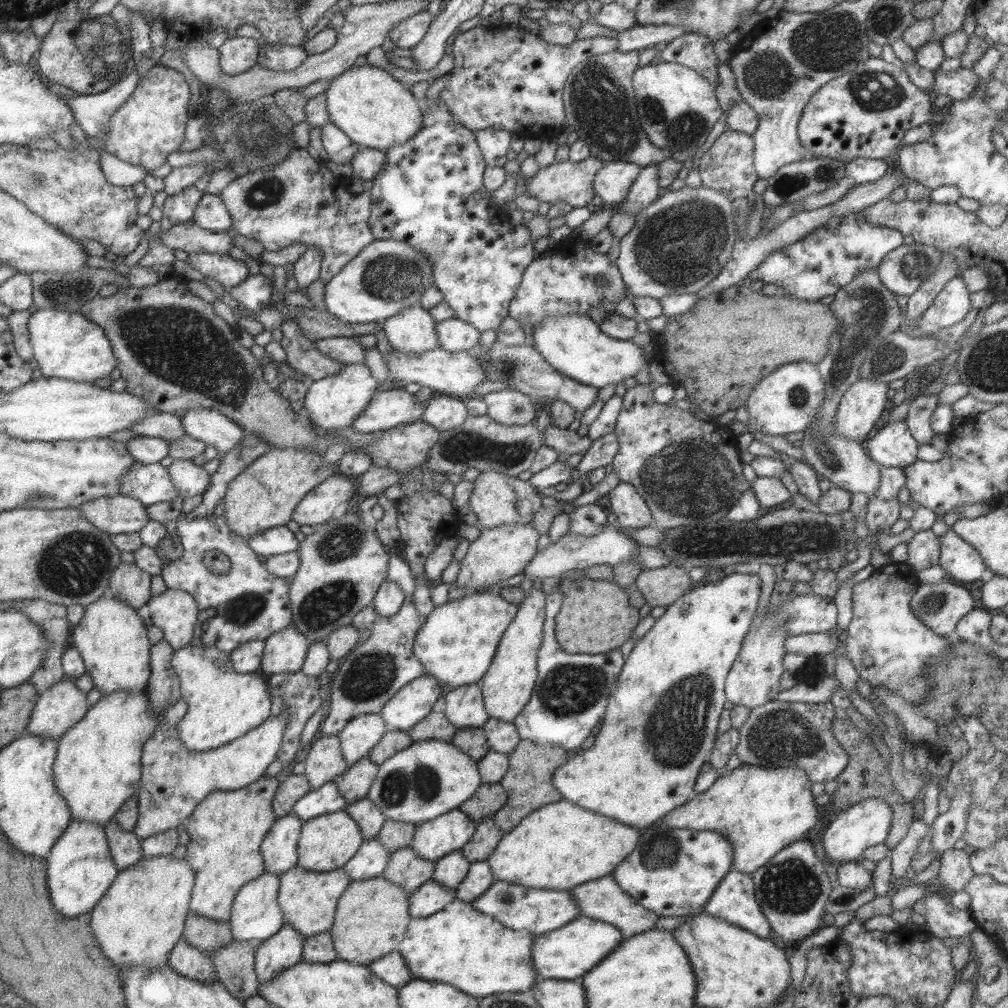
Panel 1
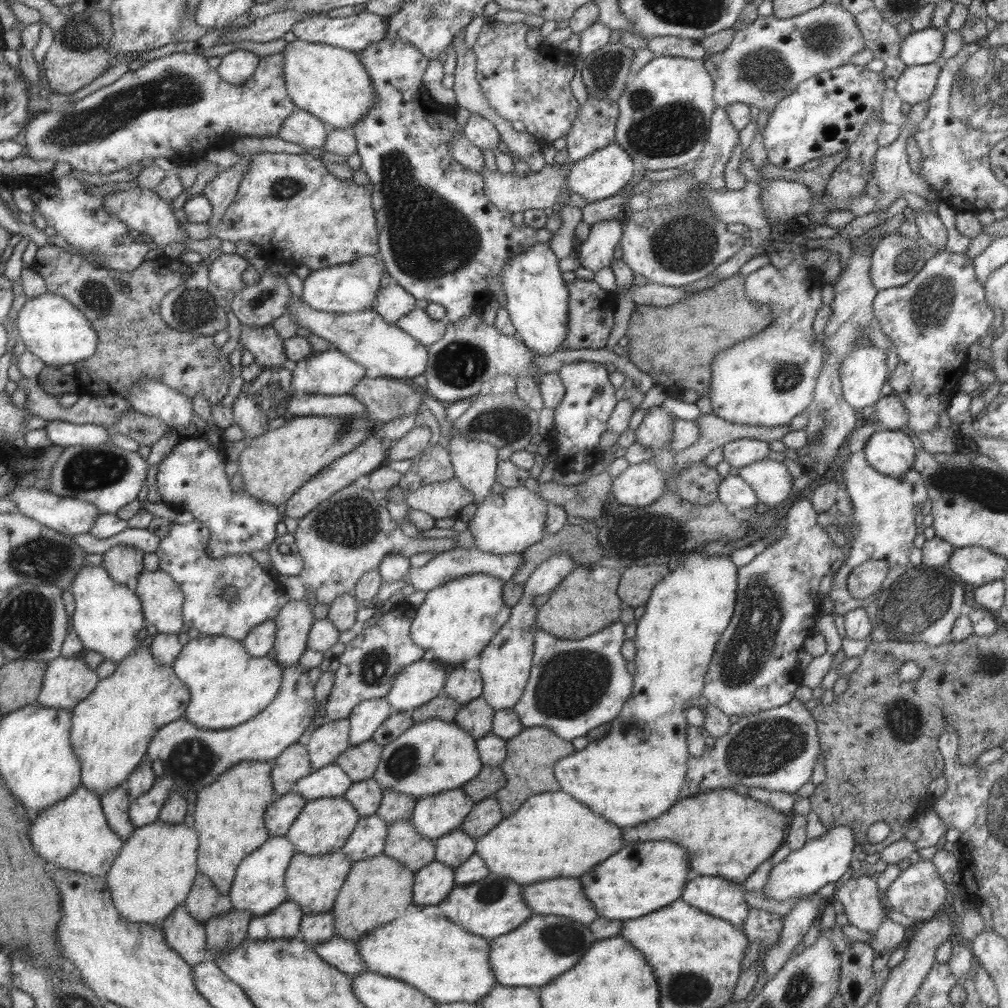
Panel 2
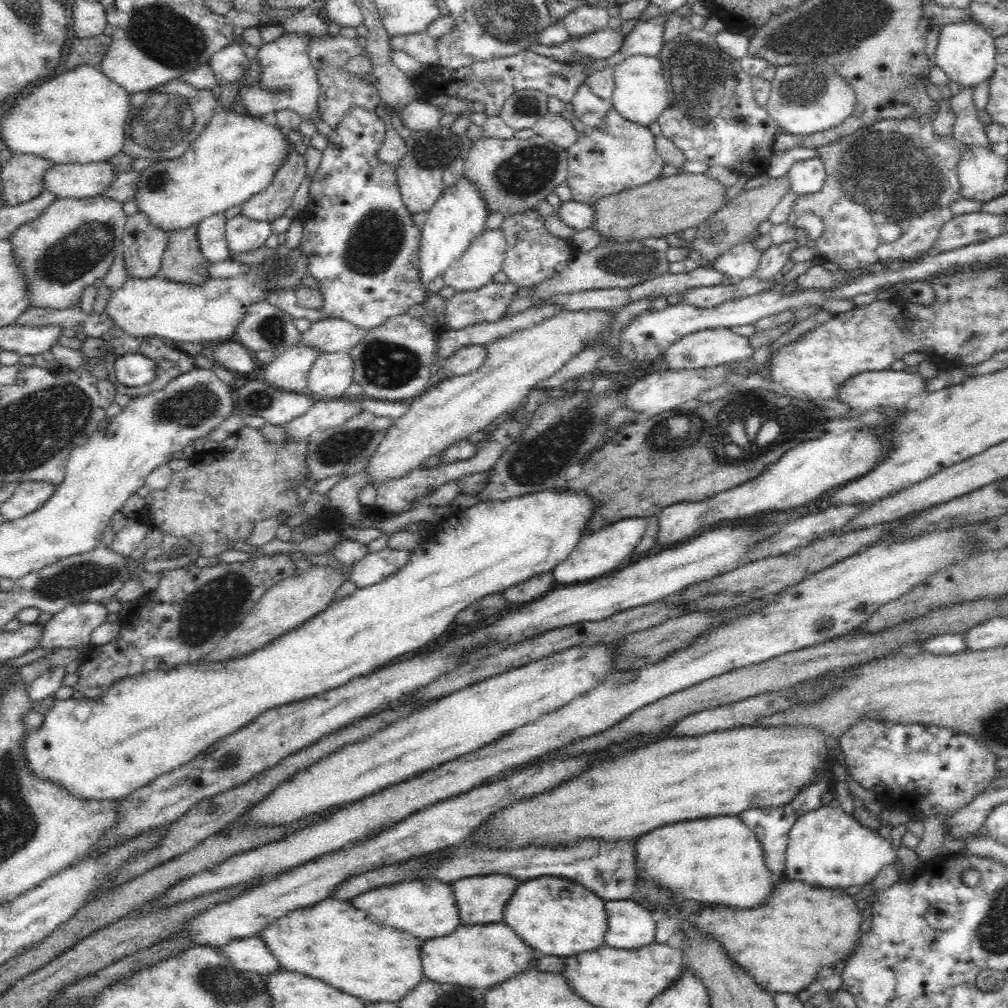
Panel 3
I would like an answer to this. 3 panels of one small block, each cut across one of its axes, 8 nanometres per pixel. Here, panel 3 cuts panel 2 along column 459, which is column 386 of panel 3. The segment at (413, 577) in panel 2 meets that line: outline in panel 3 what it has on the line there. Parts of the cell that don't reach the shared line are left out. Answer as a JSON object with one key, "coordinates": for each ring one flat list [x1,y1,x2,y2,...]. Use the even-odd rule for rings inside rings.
{"coordinates":[[388,546,366,554,351,566,347,576,358,588,377,584,405,566,409,562,410,554,409,550,396,550]]}

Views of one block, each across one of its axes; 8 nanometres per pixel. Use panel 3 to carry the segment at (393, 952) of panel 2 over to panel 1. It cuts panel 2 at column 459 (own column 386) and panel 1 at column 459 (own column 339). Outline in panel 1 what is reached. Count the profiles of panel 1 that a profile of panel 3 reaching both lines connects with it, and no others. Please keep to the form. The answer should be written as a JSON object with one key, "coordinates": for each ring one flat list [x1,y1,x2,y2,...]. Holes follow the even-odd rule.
{"coordinates":[[454,898,443,910,425,918,410,918,396,950,413,979,442,982,475,998,495,993,529,991,538,980,531,961,533,934,509,930,469,903]]}

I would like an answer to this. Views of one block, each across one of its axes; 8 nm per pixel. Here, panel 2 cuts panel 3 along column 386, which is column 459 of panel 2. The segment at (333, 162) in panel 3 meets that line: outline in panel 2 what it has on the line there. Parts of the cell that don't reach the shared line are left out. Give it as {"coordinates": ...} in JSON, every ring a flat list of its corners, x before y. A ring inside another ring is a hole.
{"coordinates":[[383,39,379,42,367,44,363,50,357,53,359,62,363,65,365,73,371,79,373,85,373,93,379,98,375,102,375,106,367,112,365,118,361,118,361,122,355,123,348,129,353,132,353,137,357,142,357,155,360,157,360,168,368,176,369,188,371,190,371,204,375,216,375,227,377,227,378,254,379,262,382,263,384,270,387,270,389,276,395,279,395,282,407,294,410,294,415,300,426,300,426,302,436,302,443,306,446,310,446,321,455,322,462,318,468,317,471,313,478,309,478,296,480,293,488,290,487,281,494,280,498,282,498,274,501,265,504,265,514,254,519,254,527,246,533,246,537,243,547,243,553,234,549,233,545,228,535,230,523,224,523,227,515,227,511,223,511,213,498,210,489,199,484,195,484,186,481,175,478,172,469,170,455,163,451,158,451,149,449,142,453,140,455,133,458,132,457,124,454,120,454,112,451,107,435,107,430,105,430,99,423,89,422,77,428,65,428,58,425,58,414,46,403,42,402,40]]}

